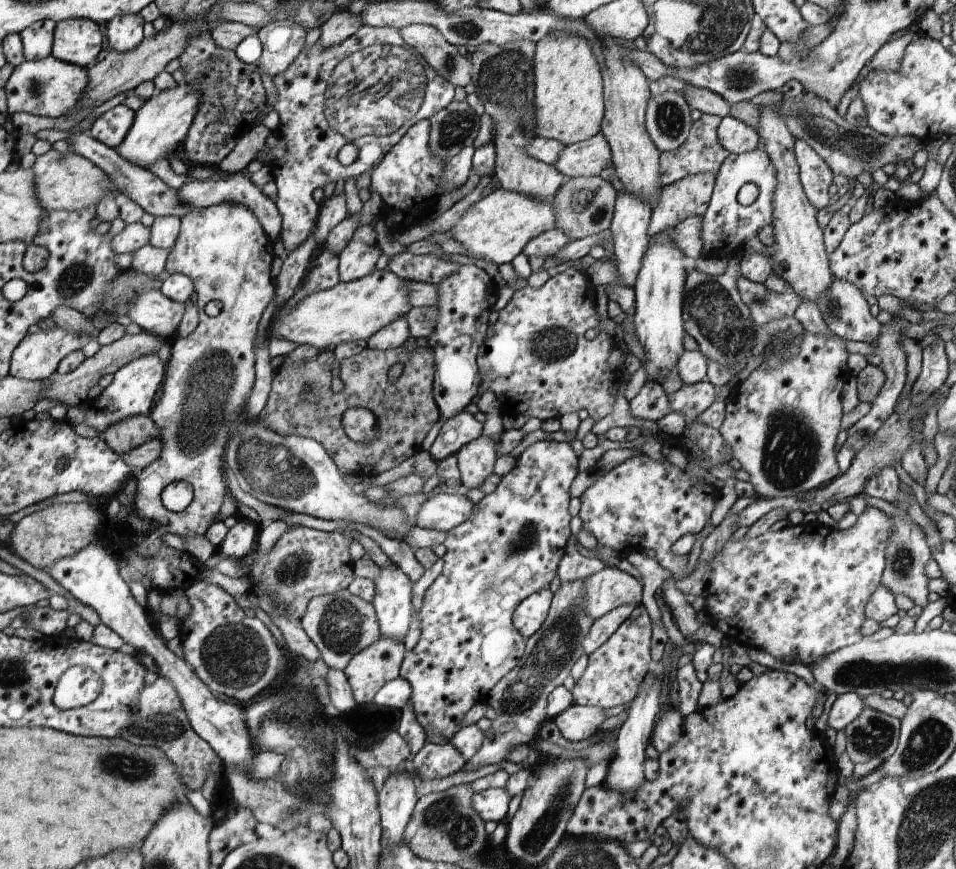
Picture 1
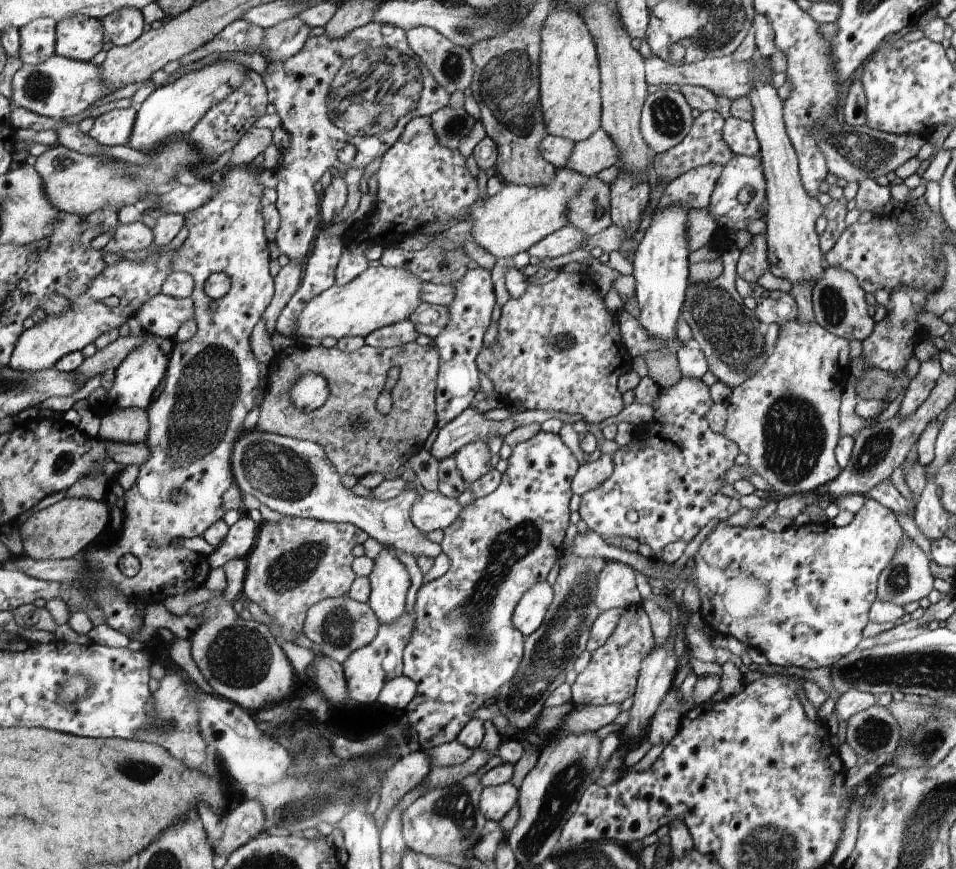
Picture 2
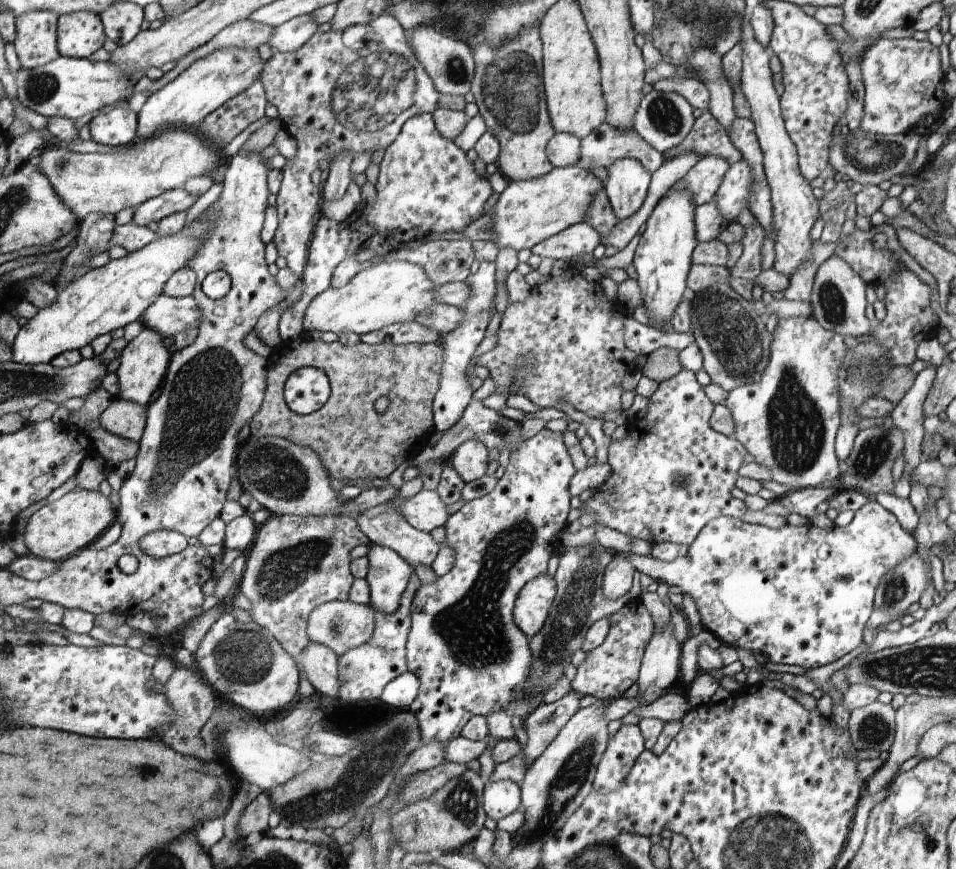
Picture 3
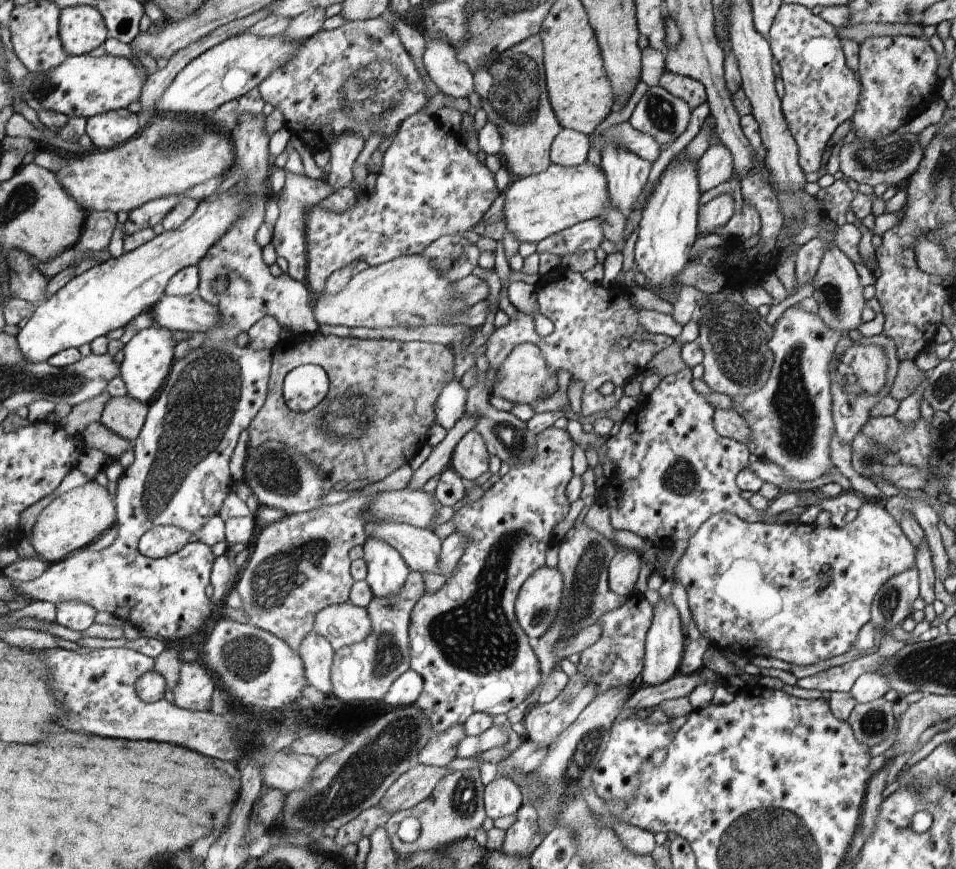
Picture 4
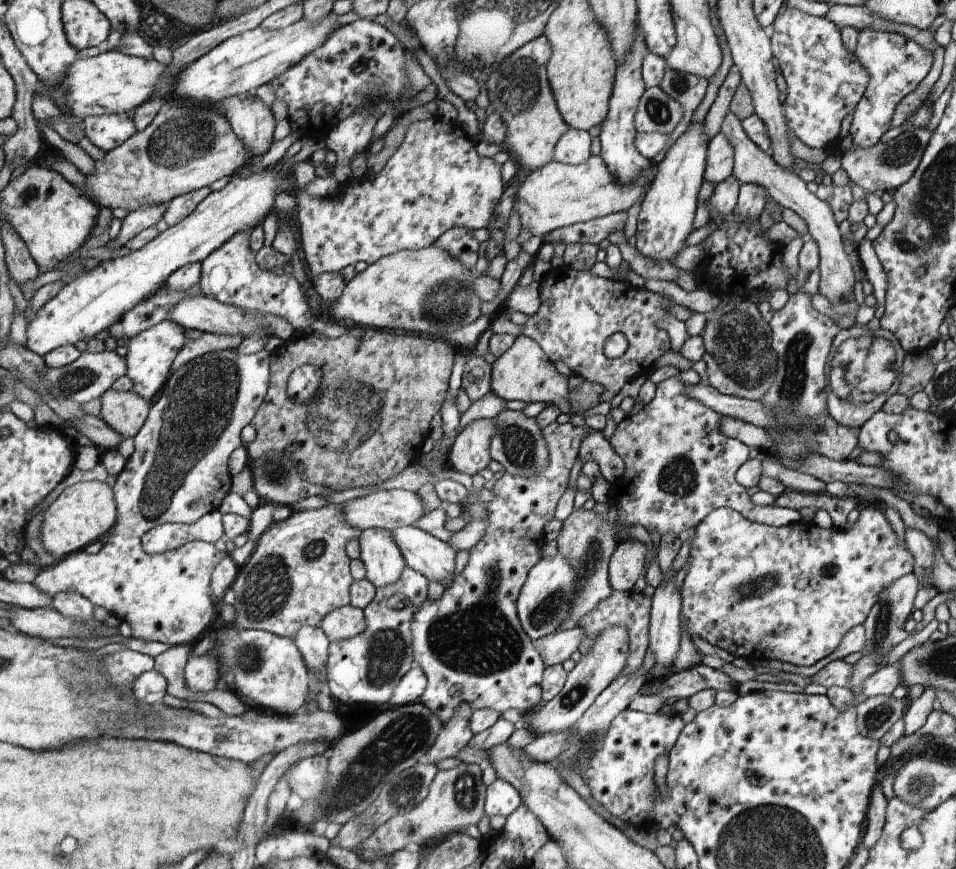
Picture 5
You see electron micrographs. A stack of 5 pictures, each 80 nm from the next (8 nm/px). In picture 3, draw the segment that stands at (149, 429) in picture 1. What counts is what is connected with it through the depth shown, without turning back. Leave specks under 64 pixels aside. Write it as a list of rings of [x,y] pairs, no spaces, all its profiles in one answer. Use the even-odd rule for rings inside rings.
[[[116,397],[99,420],[101,427],[108,432],[138,442],[146,428],[147,413],[148,408],[140,403]]]

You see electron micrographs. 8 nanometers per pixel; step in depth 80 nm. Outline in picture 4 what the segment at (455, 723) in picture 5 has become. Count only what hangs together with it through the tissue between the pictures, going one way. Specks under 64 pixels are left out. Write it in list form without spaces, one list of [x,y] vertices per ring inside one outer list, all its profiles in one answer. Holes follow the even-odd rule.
[[[464,725],[451,726],[444,733],[438,733],[418,755],[420,763],[445,767],[457,757],[459,744],[467,737]]]

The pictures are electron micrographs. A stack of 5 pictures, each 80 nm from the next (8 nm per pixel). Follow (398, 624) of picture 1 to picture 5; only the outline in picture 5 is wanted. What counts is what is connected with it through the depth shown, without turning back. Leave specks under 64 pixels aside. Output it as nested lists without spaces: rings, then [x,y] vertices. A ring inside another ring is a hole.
[[[366,529],[359,534],[360,558],[365,564],[368,577],[381,587],[396,582],[401,577],[405,558],[399,551],[390,531],[386,529]]]

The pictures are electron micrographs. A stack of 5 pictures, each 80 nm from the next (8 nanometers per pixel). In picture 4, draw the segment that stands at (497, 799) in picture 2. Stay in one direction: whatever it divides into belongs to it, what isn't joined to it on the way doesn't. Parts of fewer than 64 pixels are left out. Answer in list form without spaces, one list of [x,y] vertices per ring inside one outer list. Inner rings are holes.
[[[498,775],[488,784],[484,802],[487,803],[488,816],[497,819],[515,815],[525,799],[519,785],[508,777]]]

